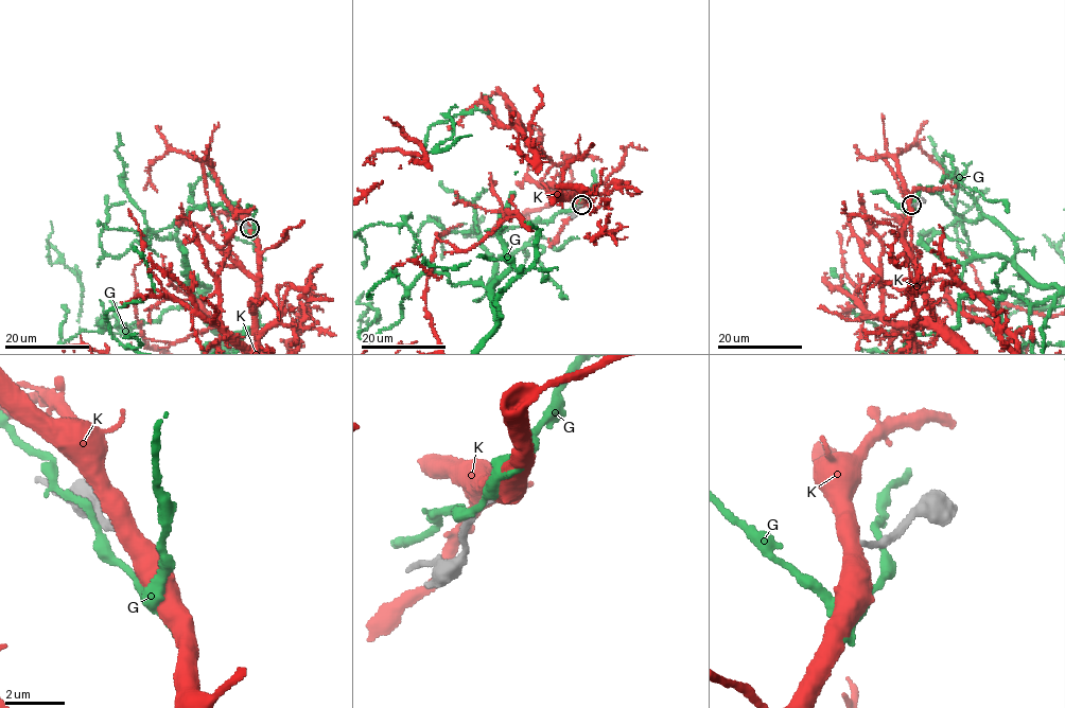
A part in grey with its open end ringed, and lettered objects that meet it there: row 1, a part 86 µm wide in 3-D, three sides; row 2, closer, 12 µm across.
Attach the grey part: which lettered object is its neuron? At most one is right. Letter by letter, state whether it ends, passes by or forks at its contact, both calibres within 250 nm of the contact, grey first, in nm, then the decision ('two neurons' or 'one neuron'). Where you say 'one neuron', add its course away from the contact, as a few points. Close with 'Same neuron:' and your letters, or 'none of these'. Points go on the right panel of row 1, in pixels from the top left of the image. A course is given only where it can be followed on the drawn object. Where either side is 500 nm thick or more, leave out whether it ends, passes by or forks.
G: it passes by; 300 nm thick on the grey side, 280 nm on the other; two neurons
K: 190 nm thick on the grey side, 550 nm on the other; two neurons
Same neuron: none of these

